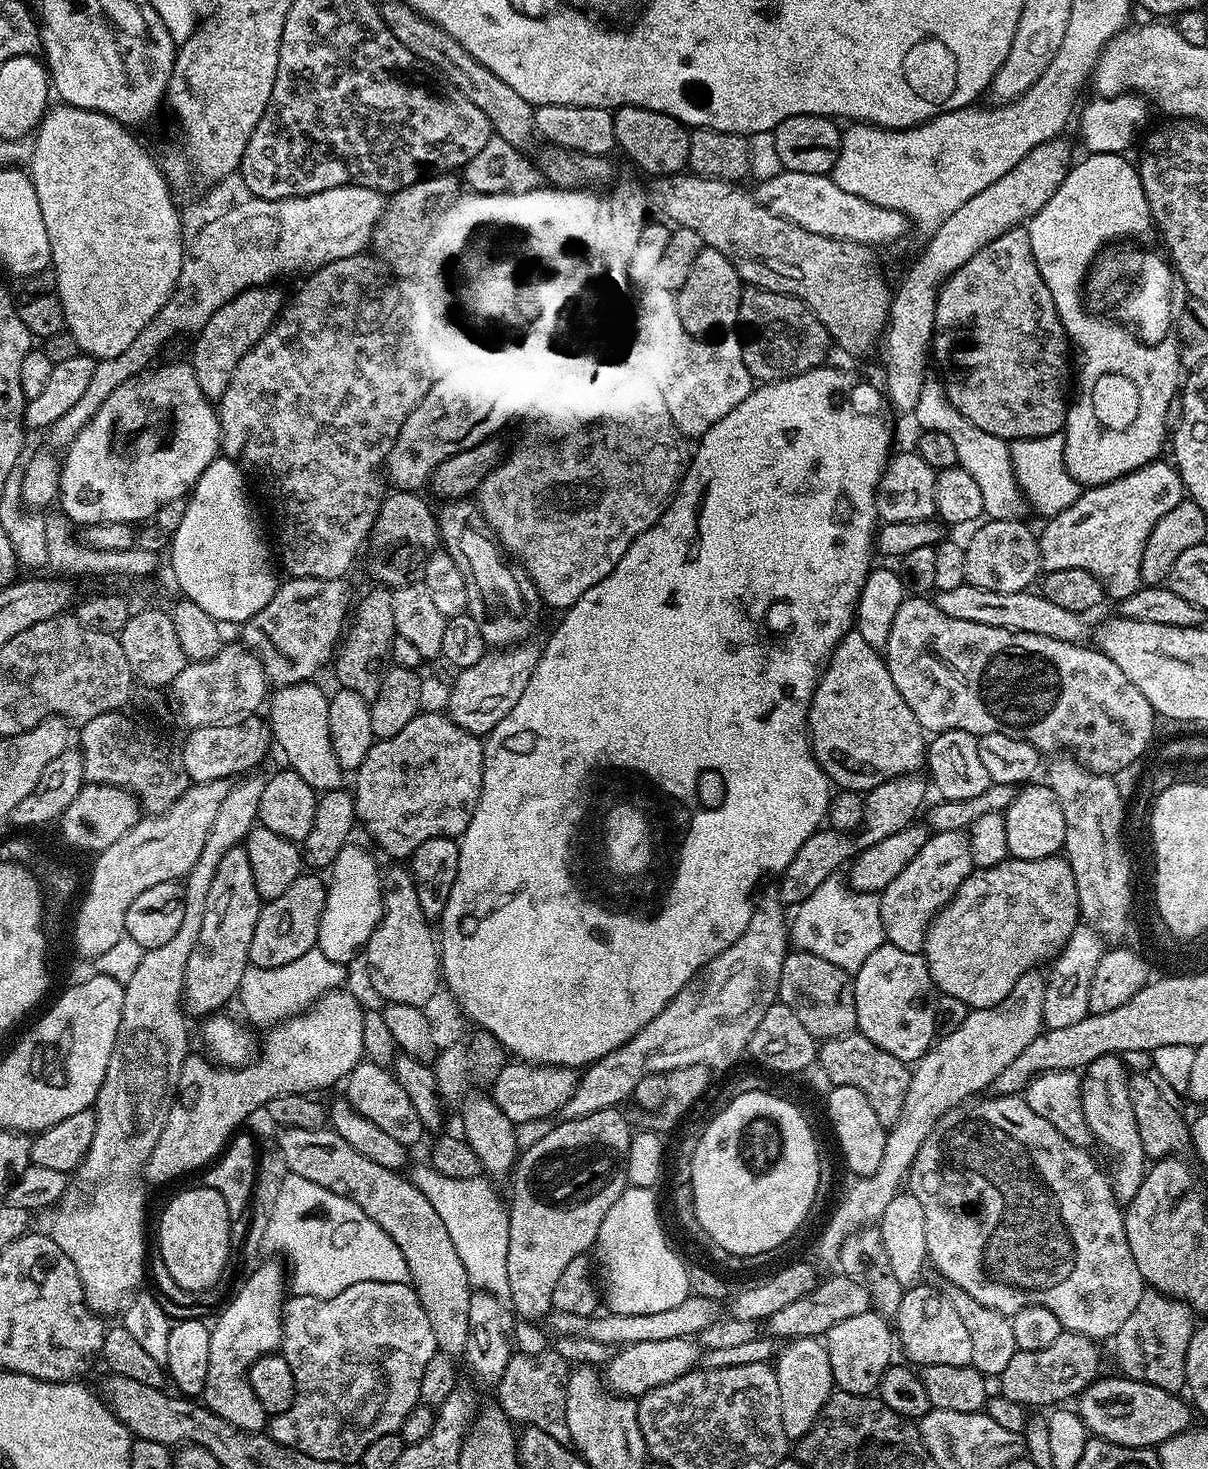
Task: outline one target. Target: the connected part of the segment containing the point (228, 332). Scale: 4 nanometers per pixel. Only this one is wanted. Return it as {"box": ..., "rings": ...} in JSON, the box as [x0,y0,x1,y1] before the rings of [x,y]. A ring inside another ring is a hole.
{"box":[190,286,286,402],"rings":[[[276,286],[248,288],[238,294],[222,310],[218,310],[200,332],[195,333],[192,344],[190,363],[194,370],[194,378],[198,378],[198,387],[210,402],[218,402],[222,394],[226,394],[226,386],[230,386],[230,378],[234,378],[234,366],[242,362],[248,351],[272,329],[286,304],[286,296]]]}

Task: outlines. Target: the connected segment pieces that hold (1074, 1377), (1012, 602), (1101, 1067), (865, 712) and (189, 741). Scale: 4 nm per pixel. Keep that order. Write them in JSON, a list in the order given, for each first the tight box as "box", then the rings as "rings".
[{"box":[998,1331,1101,1410],"rings":[[[1061,1331],[1050,1346],[1042,1350],[1018,1350],[1006,1365],[1006,1370],[998,1377],[999,1395],[1010,1398],[1010,1402],[1044,1410],[1047,1404],[1060,1406],[1068,1399],[1079,1397],[1080,1393],[1101,1375],[1100,1348],[1097,1341],[1077,1332]]]},{"box":[934,582,1085,644],"rings":[[[966,582],[955,590],[936,592],[934,599],[944,614],[950,614],[952,618],[962,618],[966,622],[982,622],[986,626],[998,626],[1015,632],[1042,634],[1046,638],[1058,638],[1071,644],[1085,639],[1085,617],[1078,612],[1062,610],[1062,606],[1054,606],[1054,602],[1050,602],[1036,590],[999,592],[982,590]]]},{"box":[1080,1055,1146,1202],"rings":[[[1119,1055],[1094,1058],[1087,1068],[1083,1069],[1080,1082],[1082,1114],[1097,1141],[1101,1140],[1116,1155],[1116,1173],[1110,1179],[1116,1199],[1127,1202],[1138,1194],[1142,1178],[1146,1171],[1146,1157],[1142,1146],[1142,1137],[1138,1134],[1138,1122],[1134,1118],[1134,1106],[1130,1102],[1130,1072],[1124,1069]]]},{"box":[808,630,926,794],"rings":[[[855,630],[845,634],[842,642],[832,651],[831,662],[821,671],[808,711],[808,735],[816,761],[840,790],[866,794],[874,786],[882,786],[882,782],[919,773],[926,764],[924,727],[918,718],[914,718],[914,710],[906,706],[906,698],[898,694],[898,686],[894,686],[894,678],[890,678],[890,670],[881,649],[872,646]]]},{"box":[182,714,273,784],"rings":[[[248,714],[227,724],[193,728],[182,743],[182,762],[189,781],[205,784],[211,780],[228,780],[251,773],[264,760],[268,747],[273,747],[269,721],[260,714]]]}]

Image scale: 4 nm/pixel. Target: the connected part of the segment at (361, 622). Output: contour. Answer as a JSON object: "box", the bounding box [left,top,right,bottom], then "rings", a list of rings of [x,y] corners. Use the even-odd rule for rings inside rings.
{"box":[334,586,396,702],"rings":[[[372,586],[372,589],[361,598],[357,612],[355,609],[352,620],[355,625],[347,629],[346,637],[334,656],[336,676],[340,679],[339,687],[354,690],[354,694],[369,702],[376,699],[380,689],[380,677],[386,671],[386,661],[392,650],[392,637],[396,635],[392,594],[393,589]]]}

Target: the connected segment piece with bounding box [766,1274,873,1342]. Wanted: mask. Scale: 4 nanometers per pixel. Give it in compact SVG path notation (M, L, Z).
M837 1275L830 1277L829 1280L821 1279L816 1288L810 1290L810 1294L790 1302L790 1306L782 1306L782 1310L774 1310L774 1314L770 1314L766 1321L767 1335L785 1342L811 1336L820 1338L845 1318L866 1314L873 1307L868 1285L854 1276Z

